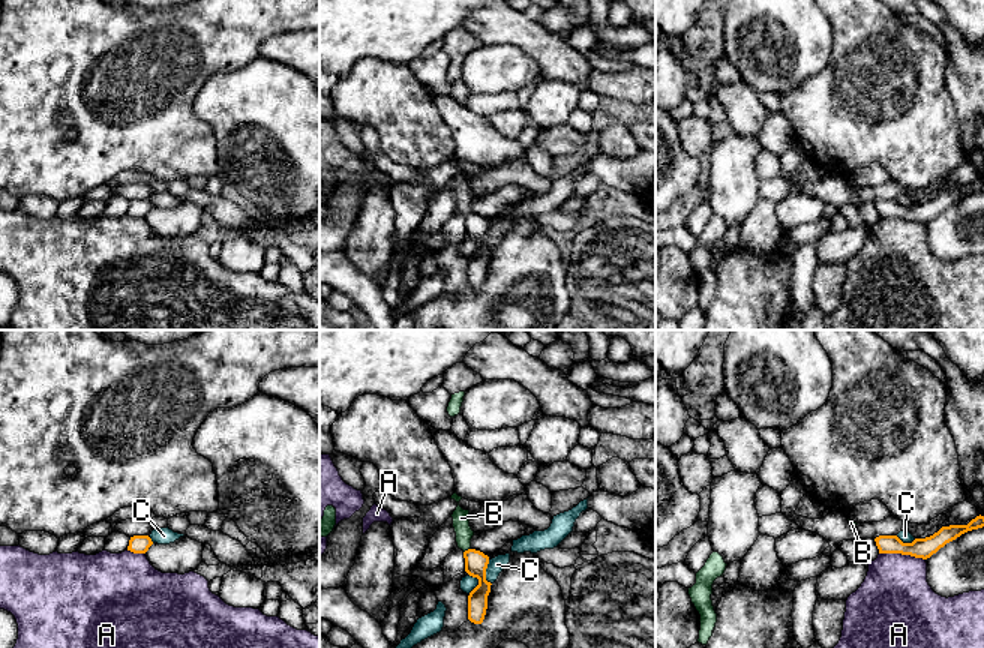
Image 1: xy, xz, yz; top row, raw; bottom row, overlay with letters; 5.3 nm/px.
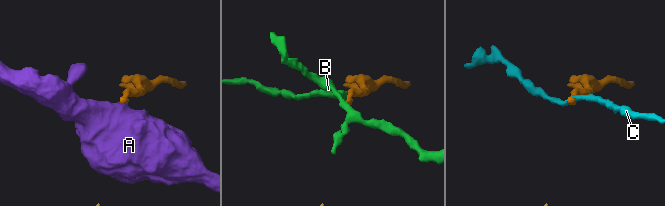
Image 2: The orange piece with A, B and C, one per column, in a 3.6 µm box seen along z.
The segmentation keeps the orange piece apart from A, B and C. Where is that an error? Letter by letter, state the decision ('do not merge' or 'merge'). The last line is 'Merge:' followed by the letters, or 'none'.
A: do not merge
B: merge
C: do not merge
Merge: B

